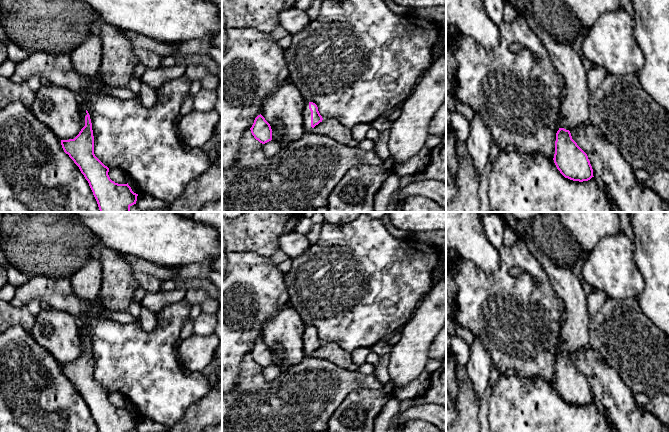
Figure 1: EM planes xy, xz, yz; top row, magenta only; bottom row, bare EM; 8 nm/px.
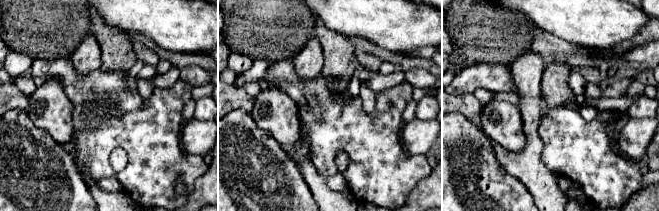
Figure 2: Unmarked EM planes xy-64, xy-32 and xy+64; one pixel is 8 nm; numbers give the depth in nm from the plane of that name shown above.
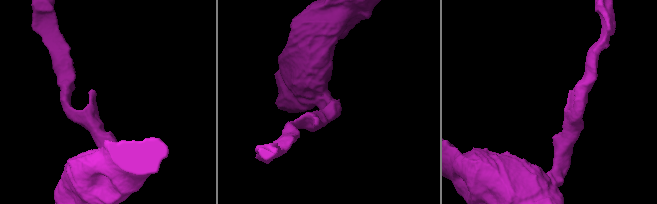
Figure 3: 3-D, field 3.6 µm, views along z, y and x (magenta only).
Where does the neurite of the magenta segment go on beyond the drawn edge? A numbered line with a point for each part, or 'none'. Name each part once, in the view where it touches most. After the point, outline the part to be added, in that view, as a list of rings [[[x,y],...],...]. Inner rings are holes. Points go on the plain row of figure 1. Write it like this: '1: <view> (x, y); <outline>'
1: xz (307, 337); [[[306,327],[304,336],[303,336],[303,342],[304,342],[304,352],[306,356],[311,356],[311,335],[309,333],[309,327]]]

